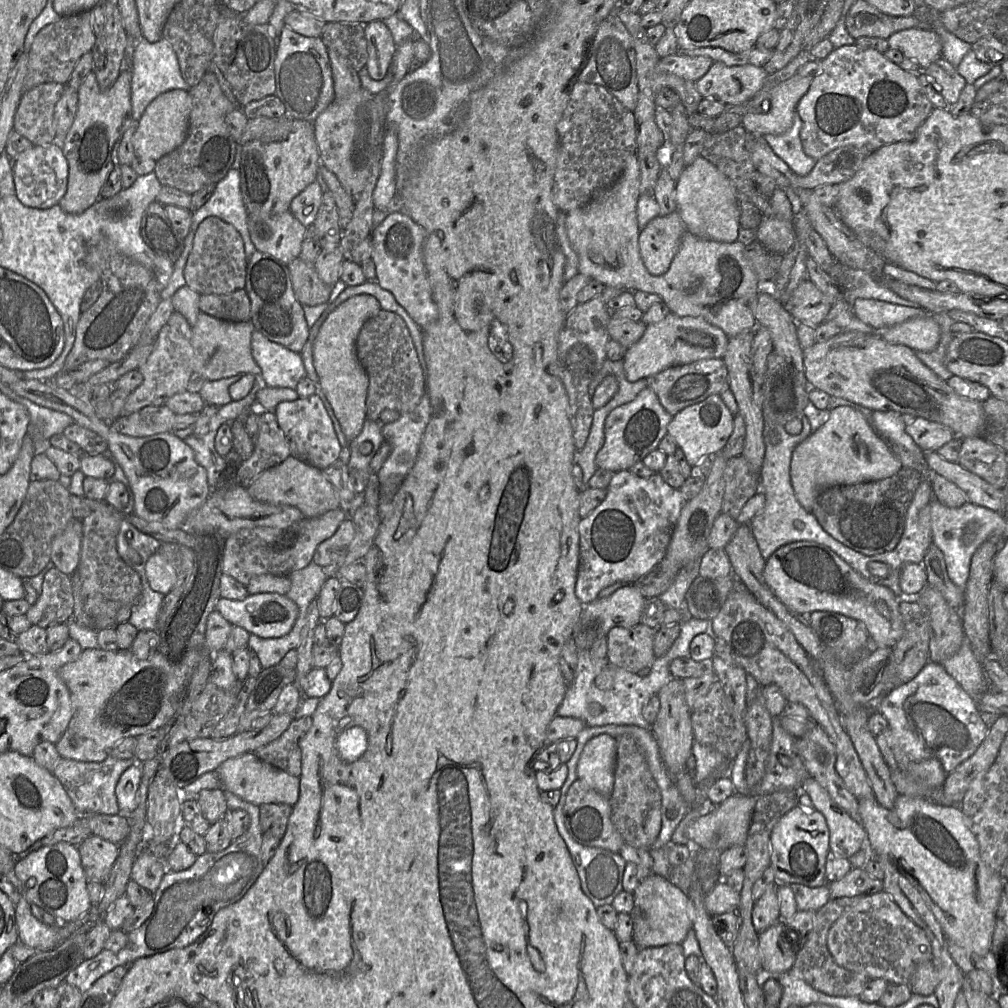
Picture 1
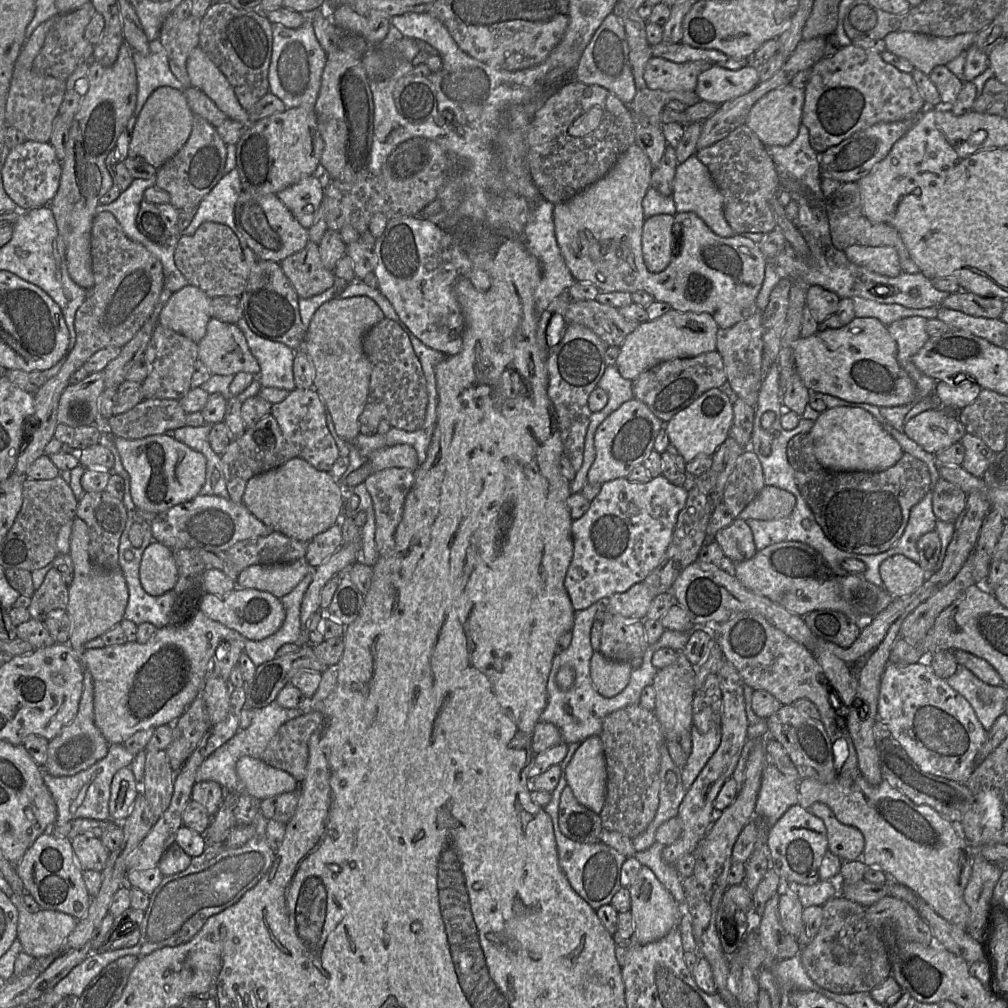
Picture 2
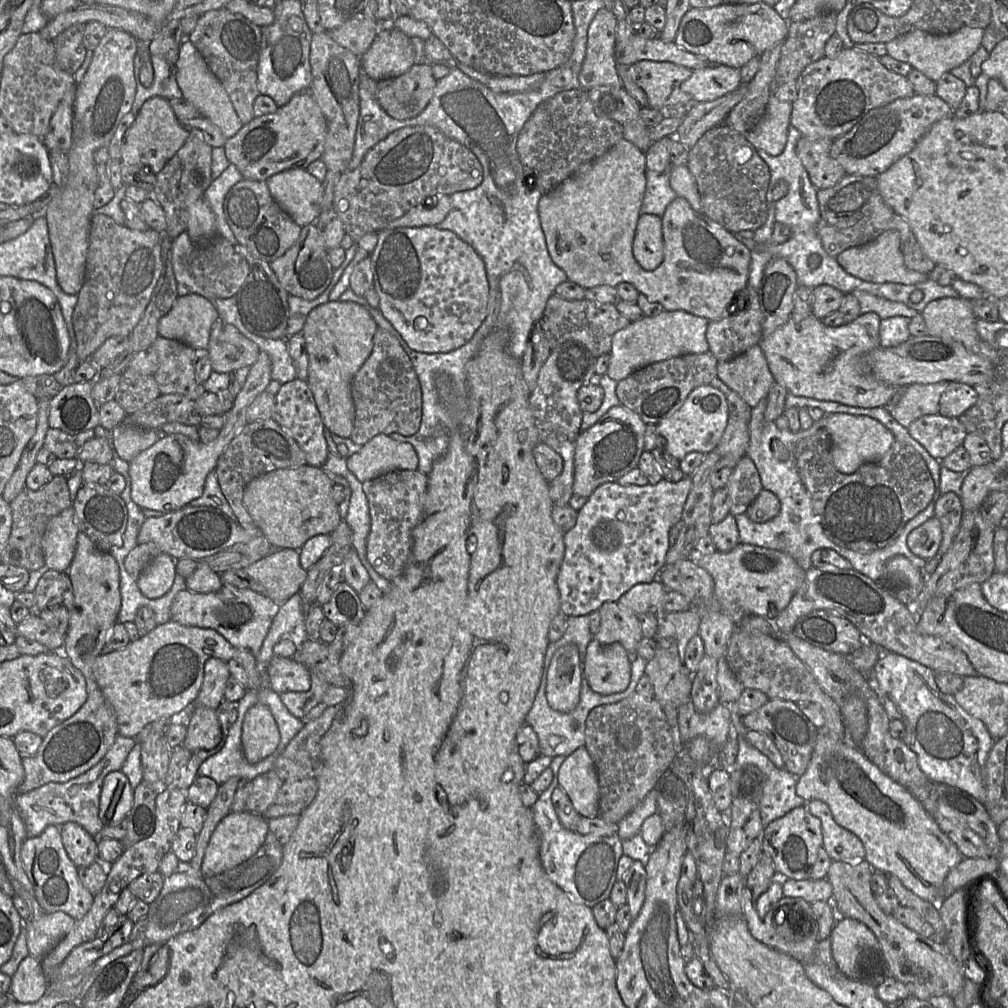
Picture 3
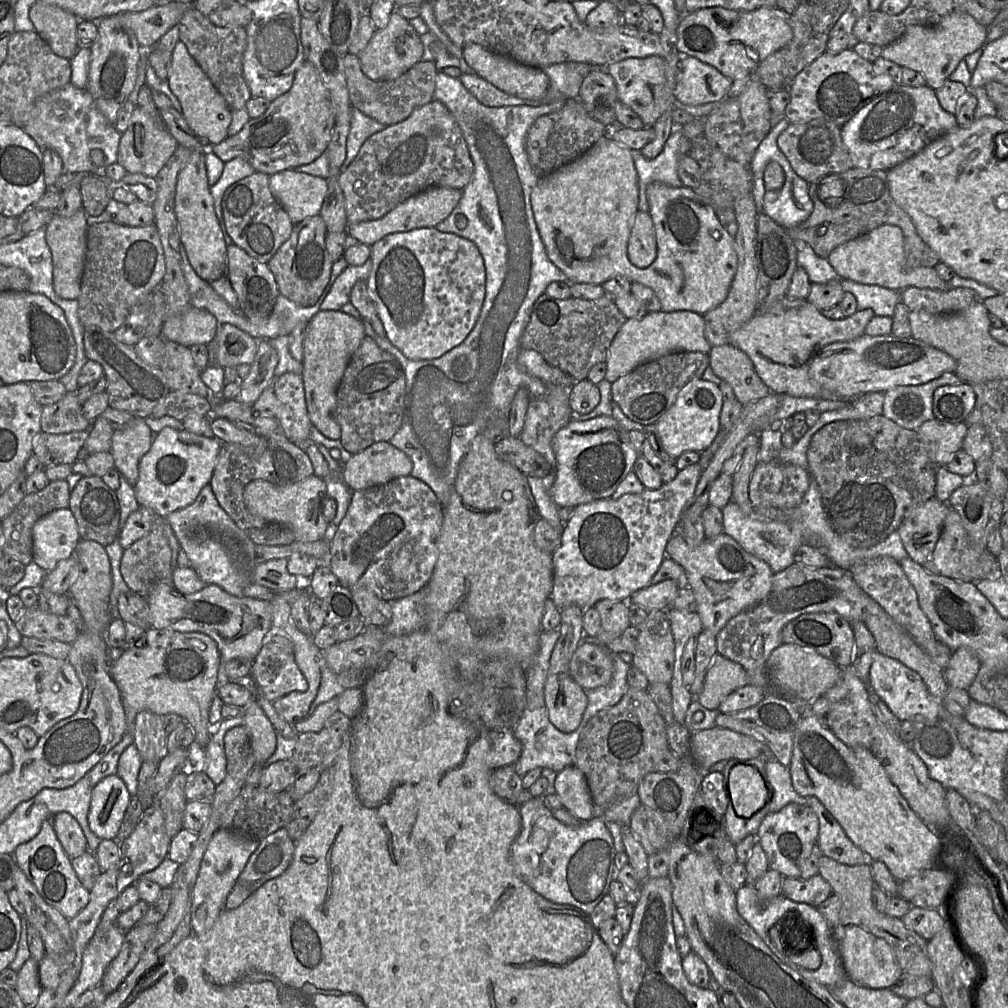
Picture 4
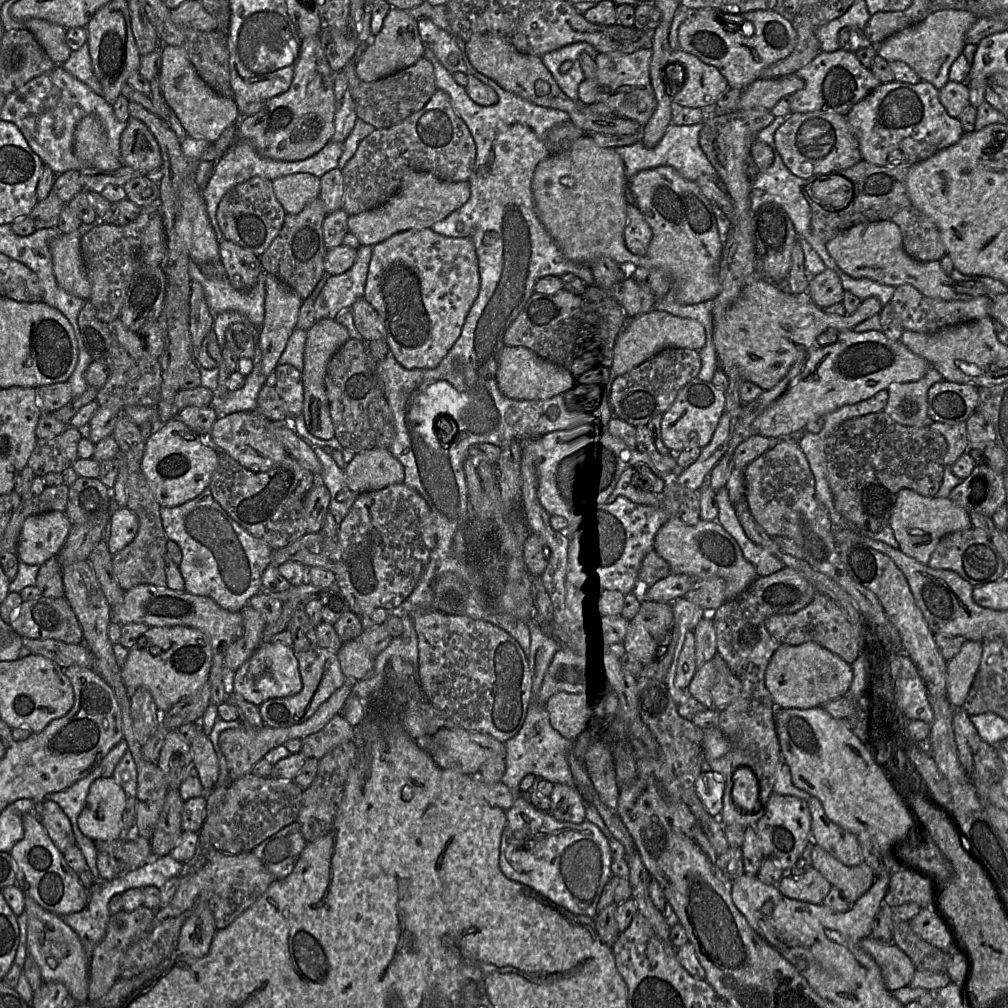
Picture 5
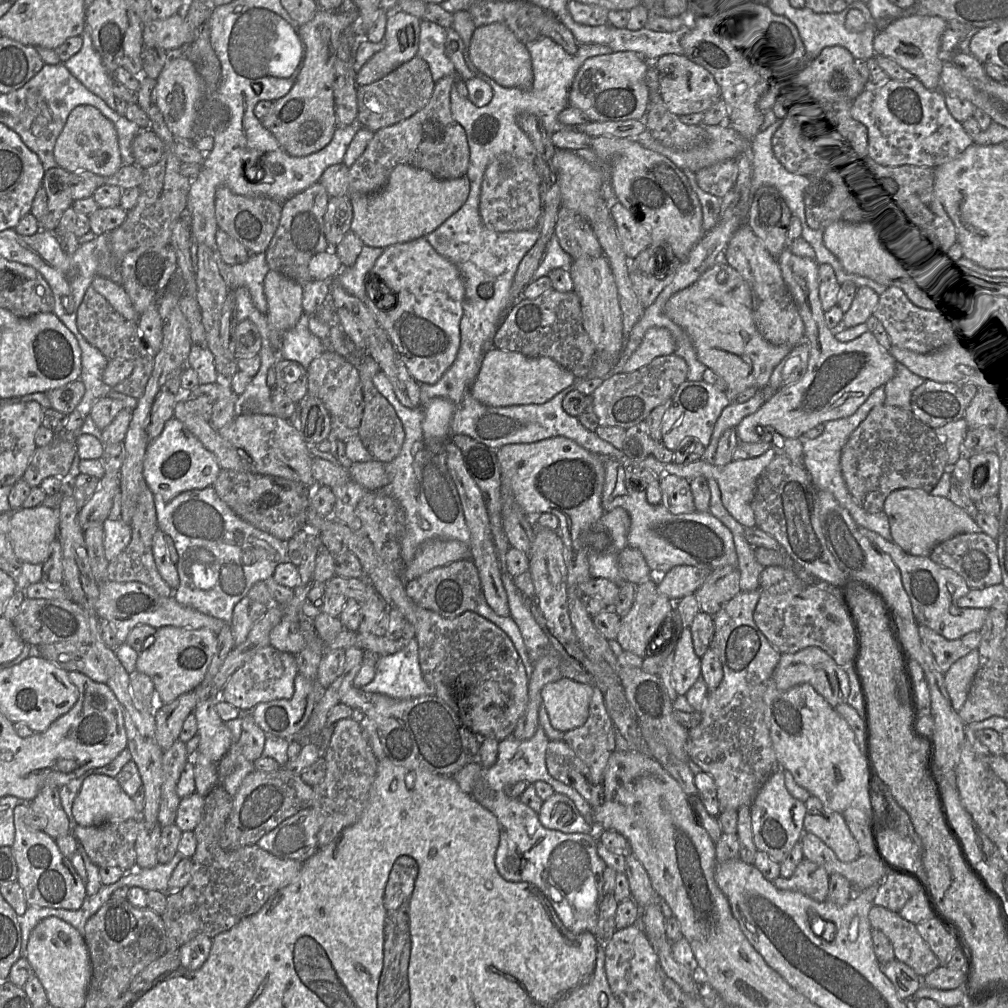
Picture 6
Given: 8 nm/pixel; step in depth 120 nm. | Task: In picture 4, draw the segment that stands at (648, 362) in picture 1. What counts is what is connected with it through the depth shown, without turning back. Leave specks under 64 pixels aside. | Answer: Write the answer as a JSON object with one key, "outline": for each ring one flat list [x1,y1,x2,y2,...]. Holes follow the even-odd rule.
{"outline":[[691,311,650,312,641,319,627,319,615,335,606,360,605,379,611,384,639,365,676,352,708,354,711,346,705,337,702,315]]}

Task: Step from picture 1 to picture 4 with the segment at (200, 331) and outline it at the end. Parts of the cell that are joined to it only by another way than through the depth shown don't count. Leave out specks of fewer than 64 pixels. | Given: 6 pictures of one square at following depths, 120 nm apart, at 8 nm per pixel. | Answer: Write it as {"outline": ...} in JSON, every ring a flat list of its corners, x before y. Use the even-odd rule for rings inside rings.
{"outline":[[229,323,218,325,216,335,216,363,221,367,249,364,254,361,258,341]]}

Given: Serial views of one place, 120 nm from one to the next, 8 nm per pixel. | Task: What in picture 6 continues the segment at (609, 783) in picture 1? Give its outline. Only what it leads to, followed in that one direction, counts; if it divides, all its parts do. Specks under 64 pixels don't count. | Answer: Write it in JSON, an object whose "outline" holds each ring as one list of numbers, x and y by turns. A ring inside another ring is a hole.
{"outline":[[556,792,543,802,538,817,545,828,563,833,588,833,598,838,604,831,589,824,569,797]]}

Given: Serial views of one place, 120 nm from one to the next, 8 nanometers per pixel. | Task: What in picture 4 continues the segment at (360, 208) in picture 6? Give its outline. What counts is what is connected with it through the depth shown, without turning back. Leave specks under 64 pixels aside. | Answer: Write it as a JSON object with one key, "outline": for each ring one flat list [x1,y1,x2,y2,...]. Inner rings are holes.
{"outline":[[439,186,429,187,397,205,382,218,349,225,347,233,355,237,359,243,370,247,387,235,397,232,409,232,418,228,436,227,445,220,457,206,462,197,461,189]]}

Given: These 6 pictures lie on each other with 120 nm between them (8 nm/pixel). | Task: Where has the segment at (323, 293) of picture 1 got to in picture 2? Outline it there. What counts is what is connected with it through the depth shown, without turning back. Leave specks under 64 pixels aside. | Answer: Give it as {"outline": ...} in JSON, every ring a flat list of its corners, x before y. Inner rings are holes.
{"outline":[[311,241,307,243,304,249,281,261,280,266,300,298,319,295,337,282,334,272,326,269,322,264,319,245]]}

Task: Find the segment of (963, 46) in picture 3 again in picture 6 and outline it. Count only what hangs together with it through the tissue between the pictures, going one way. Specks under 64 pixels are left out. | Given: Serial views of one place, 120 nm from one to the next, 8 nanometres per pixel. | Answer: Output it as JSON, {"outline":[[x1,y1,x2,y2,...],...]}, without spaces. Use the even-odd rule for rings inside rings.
{"outline":[[904,16,878,31,873,41,874,53,893,59,917,78,925,88,938,90,945,58,941,51,941,37,948,25,947,21,938,16]]}

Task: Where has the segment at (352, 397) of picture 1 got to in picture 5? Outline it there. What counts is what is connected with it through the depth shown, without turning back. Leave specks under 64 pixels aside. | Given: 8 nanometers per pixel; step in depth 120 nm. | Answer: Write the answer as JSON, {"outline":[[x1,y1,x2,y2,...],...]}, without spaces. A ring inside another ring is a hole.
{"outline":[[321,319,307,331,307,339,304,351,304,369,302,381,304,389,303,418,307,430,313,436,328,440,335,437,334,425,330,416,329,401,325,386,327,365,332,356,340,347,350,339,345,326,336,322,335,319]]}

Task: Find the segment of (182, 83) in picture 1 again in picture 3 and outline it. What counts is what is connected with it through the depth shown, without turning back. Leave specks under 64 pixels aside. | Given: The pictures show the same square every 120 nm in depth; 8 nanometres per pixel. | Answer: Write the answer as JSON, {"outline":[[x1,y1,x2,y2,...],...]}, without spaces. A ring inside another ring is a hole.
{"outline":[[138,54,134,57,136,92,131,109,134,116,139,112,143,103,154,96,166,99,182,97,182,91,175,79,173,69,167,61,161,56,151,55,151,63,154,71,153,82,149,87,144,87,140,81,141,60]]}

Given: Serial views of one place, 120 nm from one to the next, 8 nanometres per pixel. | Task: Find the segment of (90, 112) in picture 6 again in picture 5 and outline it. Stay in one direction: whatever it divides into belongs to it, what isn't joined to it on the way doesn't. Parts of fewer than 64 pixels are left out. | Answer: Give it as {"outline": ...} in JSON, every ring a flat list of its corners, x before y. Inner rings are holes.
{"outline":[[88,115,76,125,73,151,95,169,114,171,123,166,121,159,112,155,105,128,96,116]]}

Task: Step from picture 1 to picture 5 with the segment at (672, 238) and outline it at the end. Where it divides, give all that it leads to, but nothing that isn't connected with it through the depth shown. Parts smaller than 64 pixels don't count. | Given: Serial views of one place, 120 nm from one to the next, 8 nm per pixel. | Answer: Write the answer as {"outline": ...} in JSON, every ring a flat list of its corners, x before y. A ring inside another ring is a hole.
{"outline":[[635,204,627,205,627,222,624,229,626,248,634,255,643,256,652,239,652,230]]}

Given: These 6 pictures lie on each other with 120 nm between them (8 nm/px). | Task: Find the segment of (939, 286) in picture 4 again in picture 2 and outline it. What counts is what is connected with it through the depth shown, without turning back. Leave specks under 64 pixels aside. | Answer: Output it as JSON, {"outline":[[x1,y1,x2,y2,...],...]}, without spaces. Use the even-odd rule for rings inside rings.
{"outline":[[853,245,844,253,850,262,888,277,897,277,902,272,898,253,891,246]]}

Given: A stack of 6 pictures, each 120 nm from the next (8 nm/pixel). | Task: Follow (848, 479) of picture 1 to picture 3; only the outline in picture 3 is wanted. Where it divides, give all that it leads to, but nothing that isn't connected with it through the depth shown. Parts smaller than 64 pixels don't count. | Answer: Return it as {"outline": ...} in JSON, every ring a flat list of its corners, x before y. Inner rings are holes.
{"outline":[[846,413,825,414,825,429,831,440,831,457,836,469,845,474,855,472,865,463,880,460,891,448,893,433,877,420,868,416]]}

